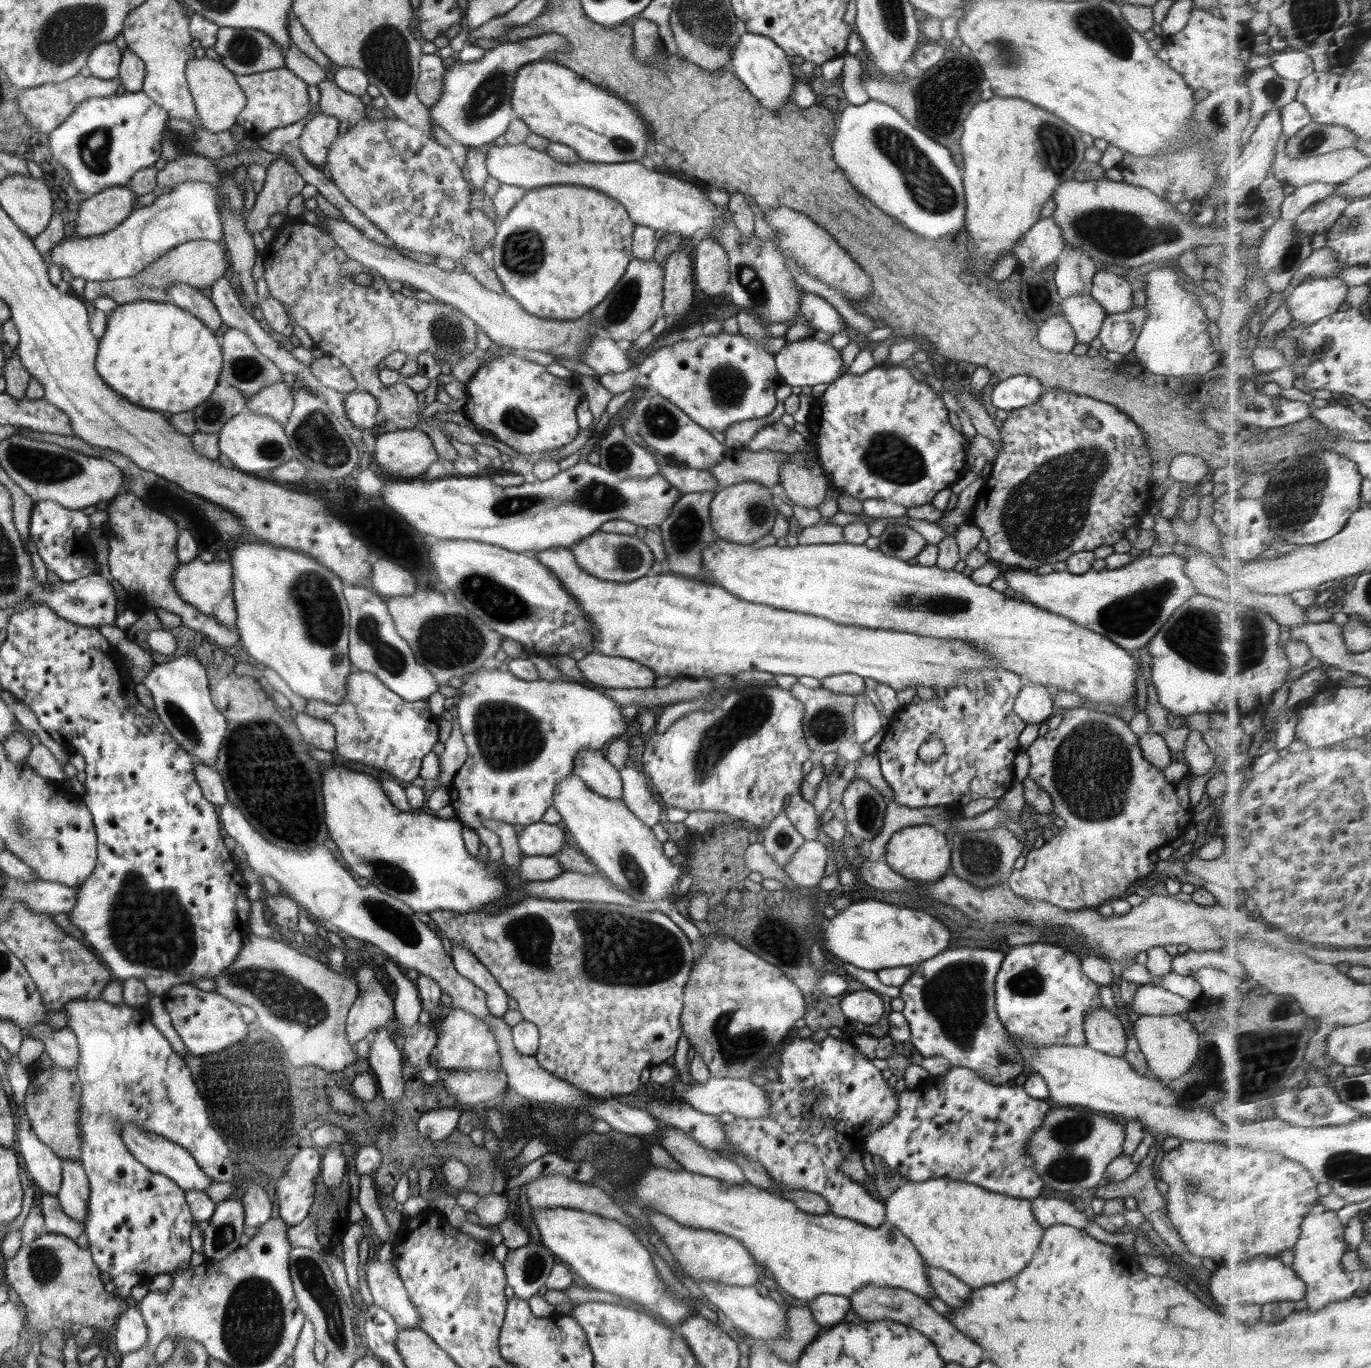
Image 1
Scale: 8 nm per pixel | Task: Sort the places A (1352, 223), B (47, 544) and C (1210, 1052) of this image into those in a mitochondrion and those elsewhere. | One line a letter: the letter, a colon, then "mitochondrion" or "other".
A: mitochondrion
B: other
C: other

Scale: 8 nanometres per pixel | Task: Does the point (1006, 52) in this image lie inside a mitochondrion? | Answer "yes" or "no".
yes

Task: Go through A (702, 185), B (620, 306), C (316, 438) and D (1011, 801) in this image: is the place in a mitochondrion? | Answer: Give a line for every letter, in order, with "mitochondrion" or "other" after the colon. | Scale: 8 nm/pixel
A: other
B: mitochondrion
C: mitochondrion
D: other

